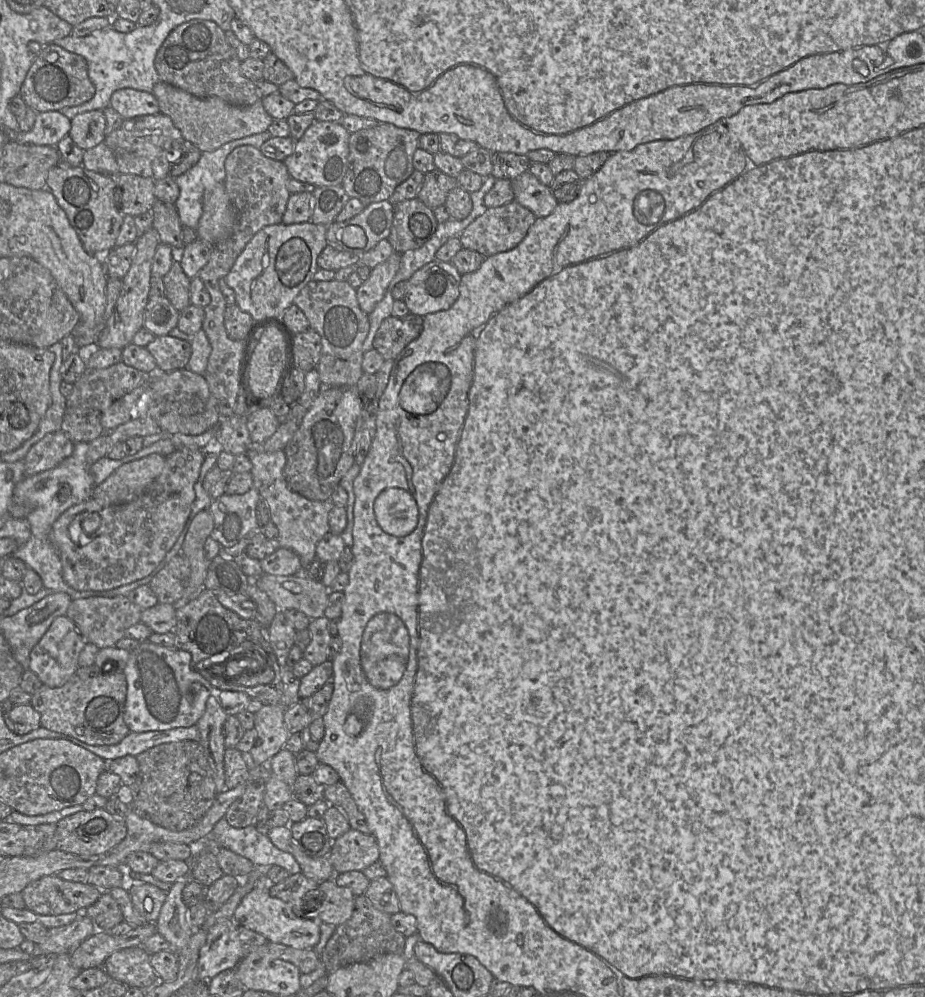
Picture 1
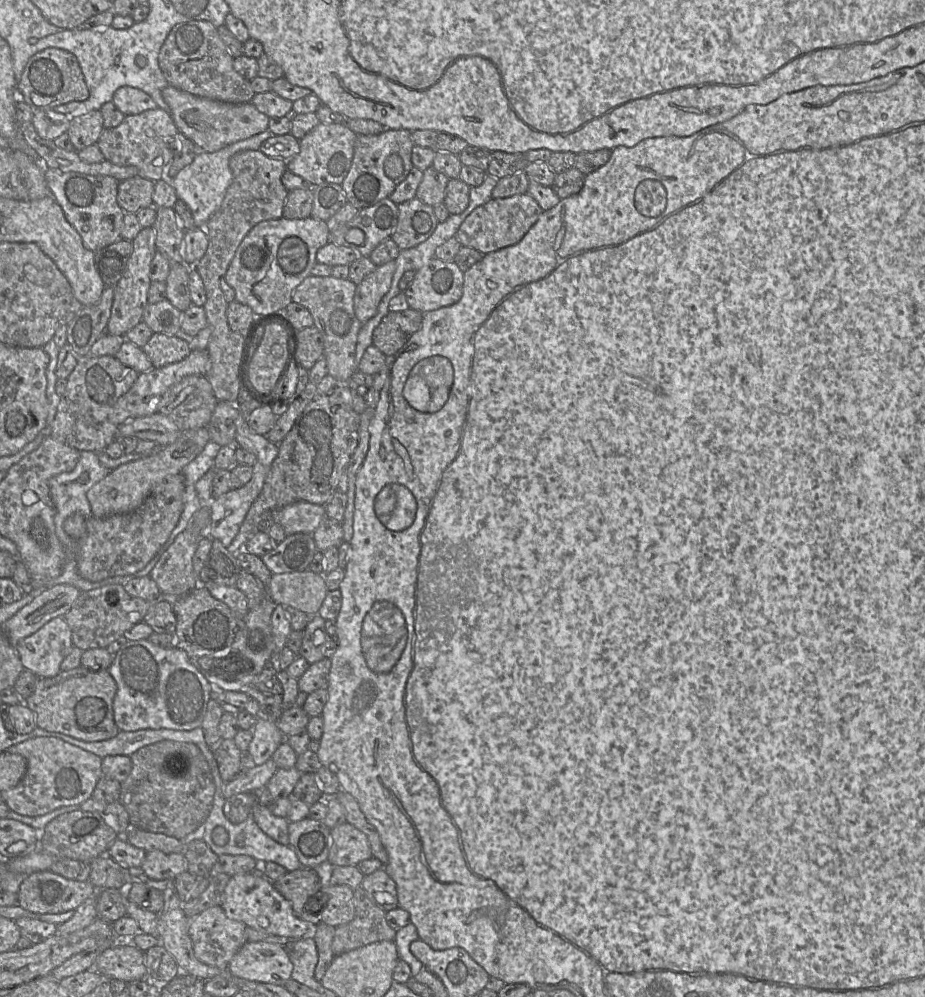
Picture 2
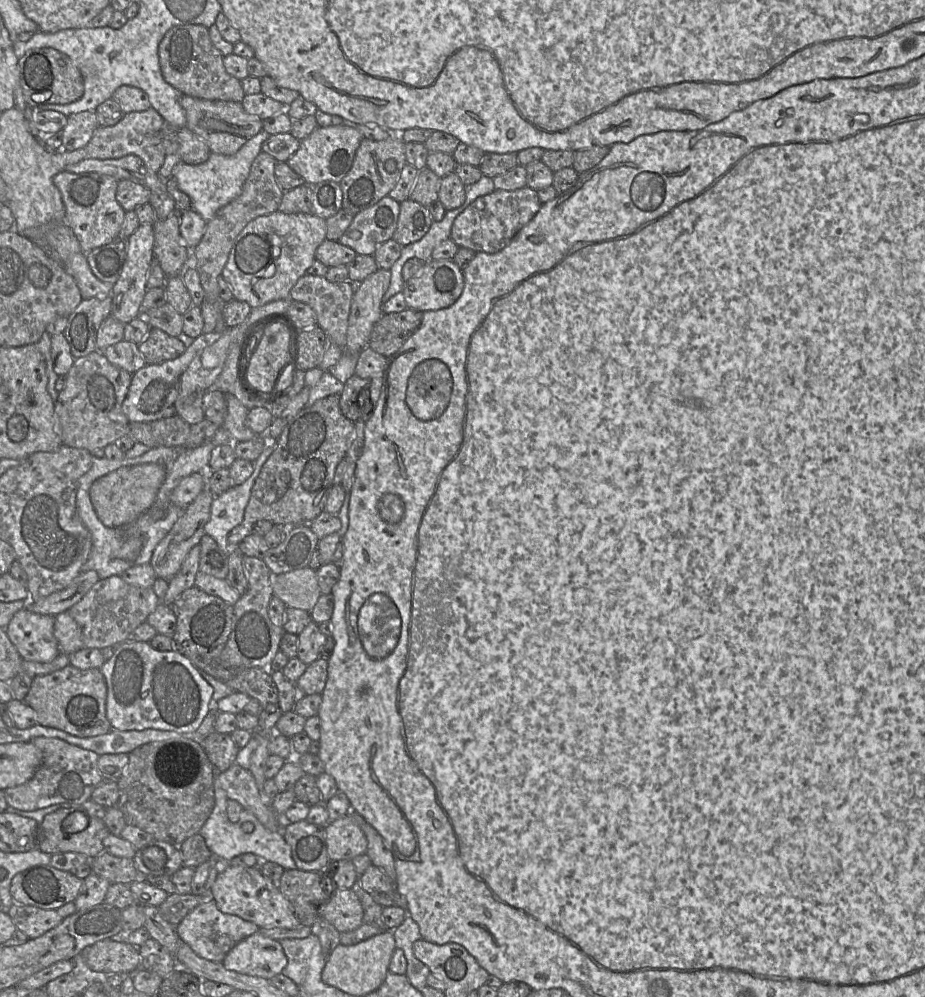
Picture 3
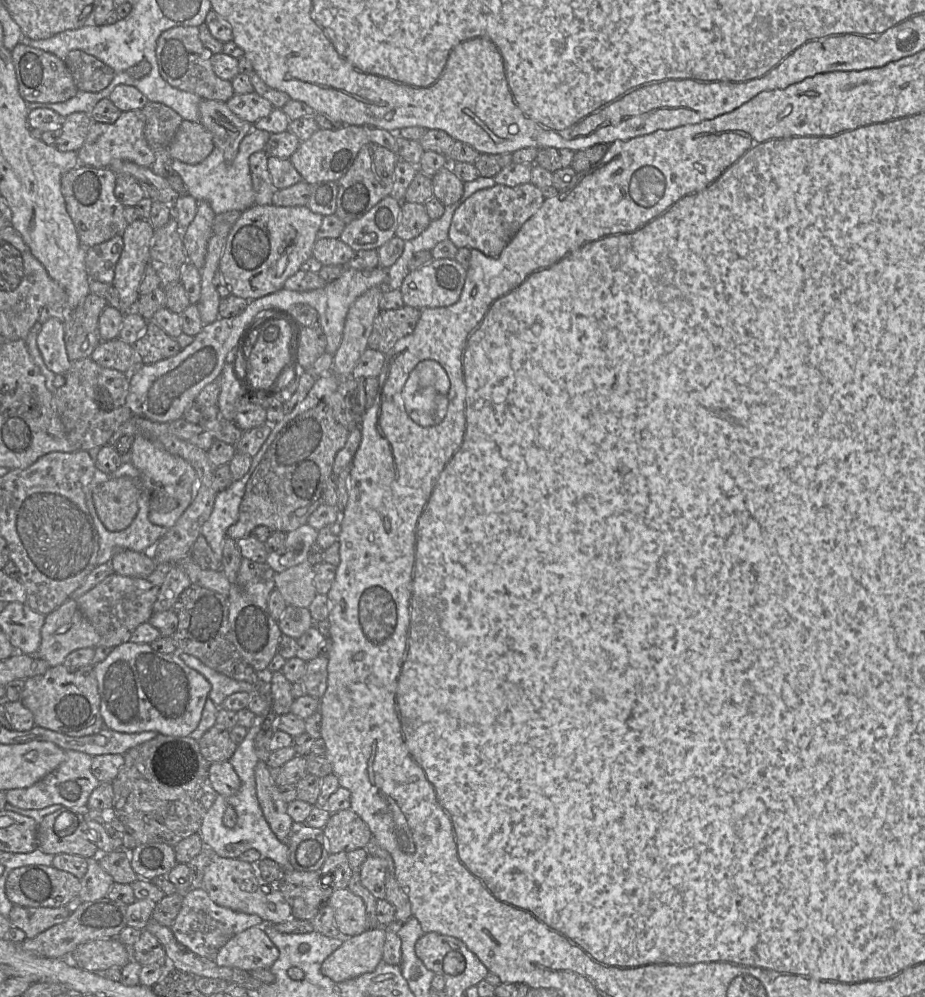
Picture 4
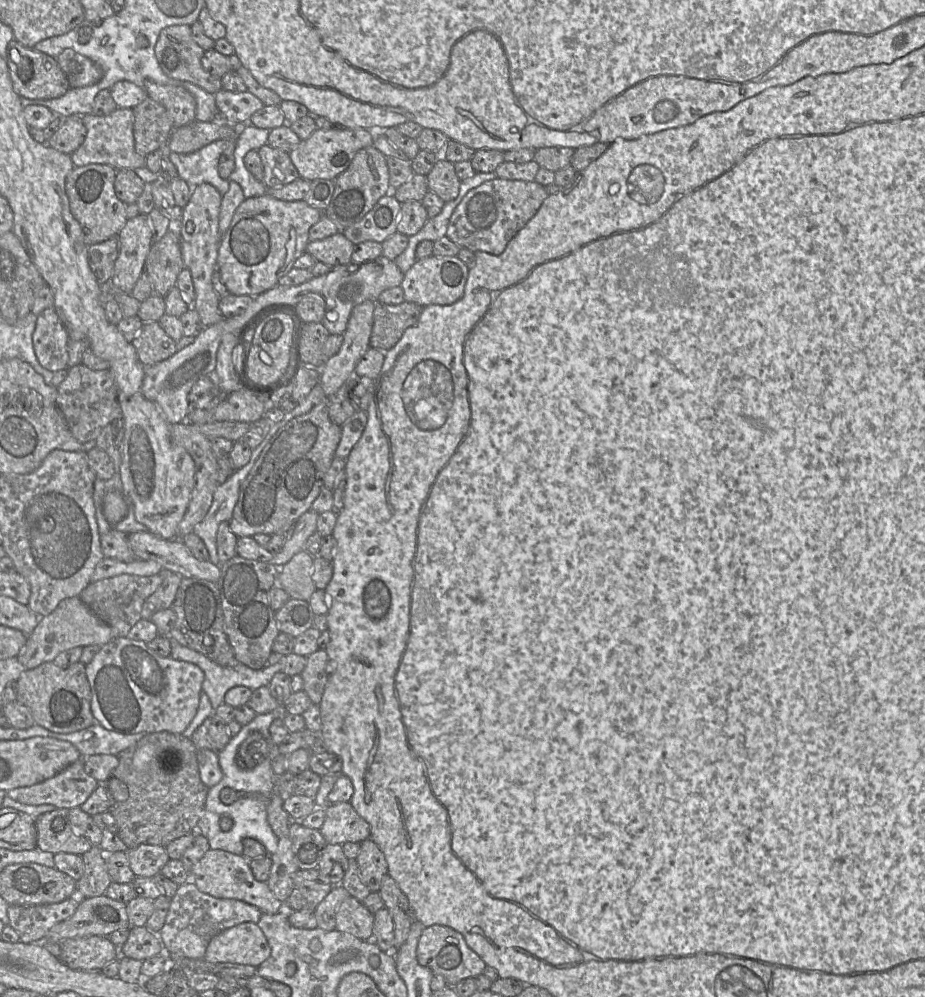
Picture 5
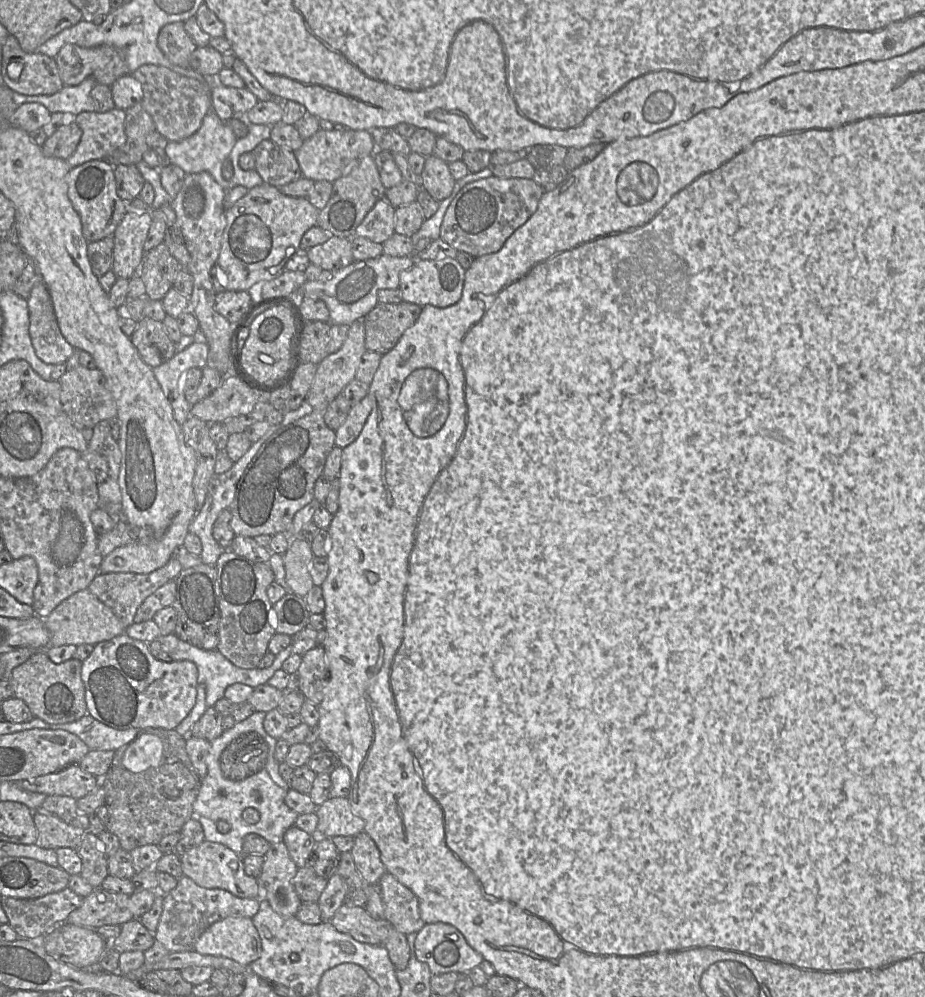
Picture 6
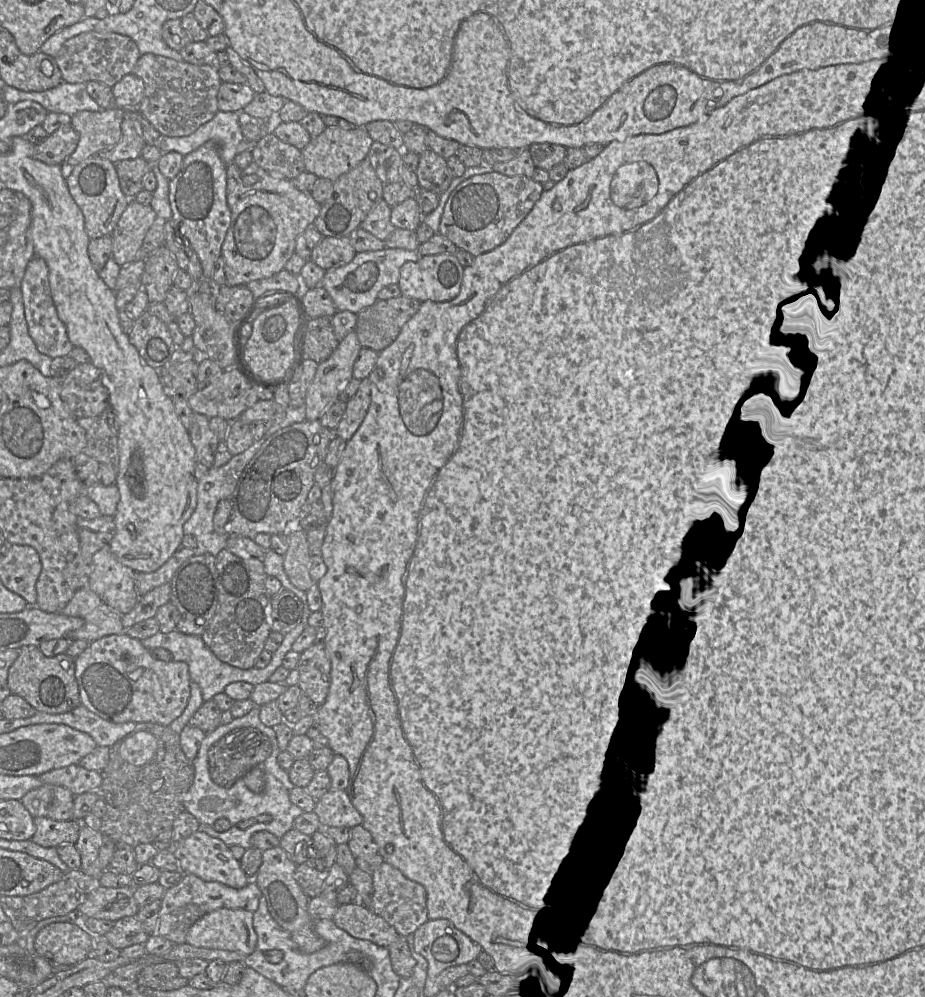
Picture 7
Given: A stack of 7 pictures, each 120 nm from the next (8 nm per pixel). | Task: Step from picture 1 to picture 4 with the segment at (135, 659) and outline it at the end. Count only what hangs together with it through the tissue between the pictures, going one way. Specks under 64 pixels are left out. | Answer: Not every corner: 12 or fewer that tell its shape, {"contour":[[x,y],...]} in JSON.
{"contour":[[178,652],[94,666],[104,727],[188,737],[211,685]]}

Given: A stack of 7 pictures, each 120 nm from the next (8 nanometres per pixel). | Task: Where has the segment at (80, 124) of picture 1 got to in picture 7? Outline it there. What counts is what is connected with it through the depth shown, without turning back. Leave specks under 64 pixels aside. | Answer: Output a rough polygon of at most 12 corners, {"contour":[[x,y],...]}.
{"contour":[[65,124],[41,143],[32,157],[62,165],[75,151],[77,131]]}

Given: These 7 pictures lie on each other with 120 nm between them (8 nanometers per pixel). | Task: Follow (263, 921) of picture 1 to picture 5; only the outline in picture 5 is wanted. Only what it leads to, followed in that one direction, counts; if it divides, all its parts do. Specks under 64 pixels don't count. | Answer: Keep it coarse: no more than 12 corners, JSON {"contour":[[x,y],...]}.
{"contour":[[209,849],[190,881],[215,898],[284,911],[249,860]]}

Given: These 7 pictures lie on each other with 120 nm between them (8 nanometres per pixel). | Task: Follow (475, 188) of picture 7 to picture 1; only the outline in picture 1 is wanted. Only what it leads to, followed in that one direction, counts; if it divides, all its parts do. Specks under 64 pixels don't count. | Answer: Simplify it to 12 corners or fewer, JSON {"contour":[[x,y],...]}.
{"contour":[[514,200],[488,208],[460,234],[484,257],[511,250],[536,218]]}

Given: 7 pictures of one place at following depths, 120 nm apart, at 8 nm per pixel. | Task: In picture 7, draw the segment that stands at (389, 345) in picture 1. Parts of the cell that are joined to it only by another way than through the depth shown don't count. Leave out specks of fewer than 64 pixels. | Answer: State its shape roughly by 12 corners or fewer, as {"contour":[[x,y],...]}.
{"contour":[[400,294],[356,314],[363,348],[381,352],[418,311]]}

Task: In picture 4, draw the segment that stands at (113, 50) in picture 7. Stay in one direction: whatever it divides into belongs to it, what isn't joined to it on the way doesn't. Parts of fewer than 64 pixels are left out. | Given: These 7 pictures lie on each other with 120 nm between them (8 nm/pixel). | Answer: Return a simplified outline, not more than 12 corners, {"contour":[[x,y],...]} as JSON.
{"contour":[[72,50],[64,58],[77,89],[99,92],[114,71]]}

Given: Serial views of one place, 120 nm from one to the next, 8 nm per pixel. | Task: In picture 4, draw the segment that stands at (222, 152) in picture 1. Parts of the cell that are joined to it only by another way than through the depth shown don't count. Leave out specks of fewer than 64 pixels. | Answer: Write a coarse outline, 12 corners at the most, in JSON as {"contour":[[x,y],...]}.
{"contour":[[253,128],[227,163],[215,147],[196,165],[172,160],[188,194],[216,215],[255,205],[249,158],[267,131]]}

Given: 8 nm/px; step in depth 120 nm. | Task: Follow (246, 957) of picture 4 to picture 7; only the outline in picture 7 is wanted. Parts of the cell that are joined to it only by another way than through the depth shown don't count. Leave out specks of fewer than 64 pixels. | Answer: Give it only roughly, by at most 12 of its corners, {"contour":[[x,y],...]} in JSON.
{"contour":[[217,909],[197,920],[186,943],[251,954],[253,912]]}

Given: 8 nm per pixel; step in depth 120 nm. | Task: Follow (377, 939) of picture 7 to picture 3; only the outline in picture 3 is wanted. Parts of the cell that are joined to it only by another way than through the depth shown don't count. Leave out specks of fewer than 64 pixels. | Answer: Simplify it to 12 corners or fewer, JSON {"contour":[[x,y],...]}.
{"contour":[[336,888],[320,916],[340,933],[364,917],[350,888]]}

